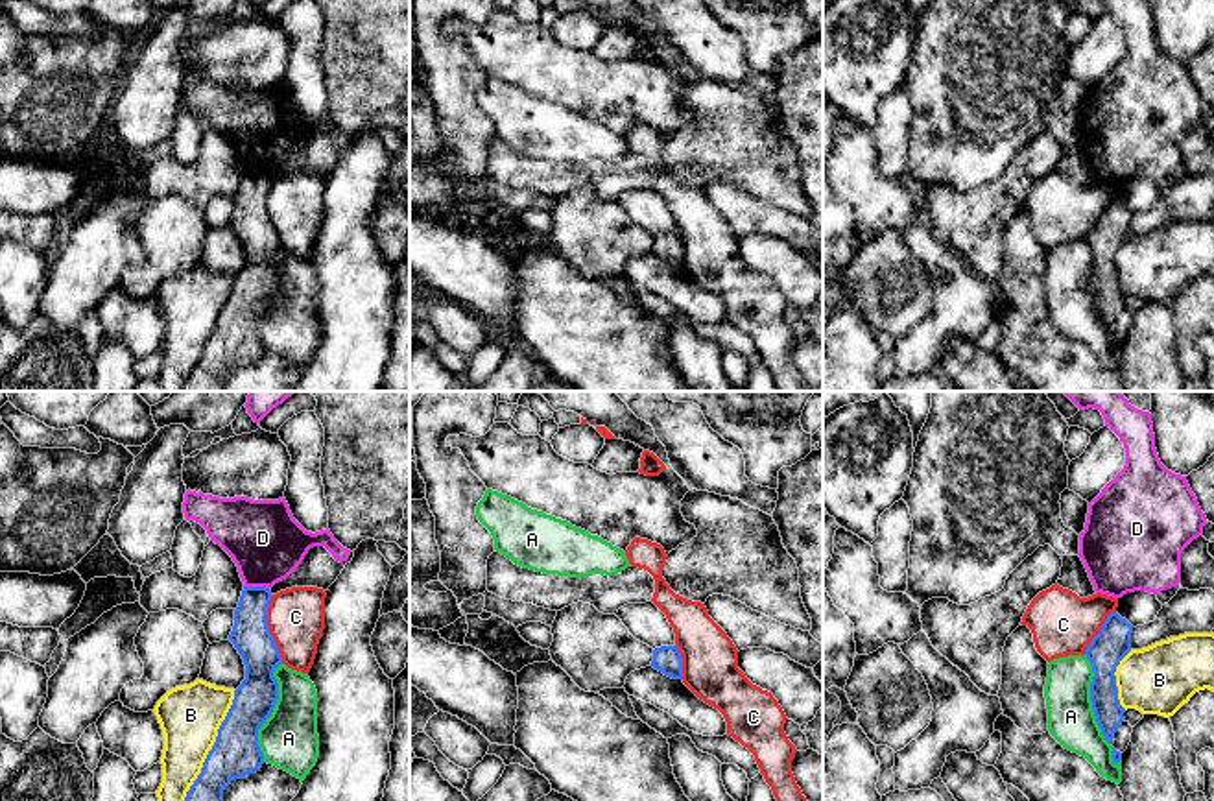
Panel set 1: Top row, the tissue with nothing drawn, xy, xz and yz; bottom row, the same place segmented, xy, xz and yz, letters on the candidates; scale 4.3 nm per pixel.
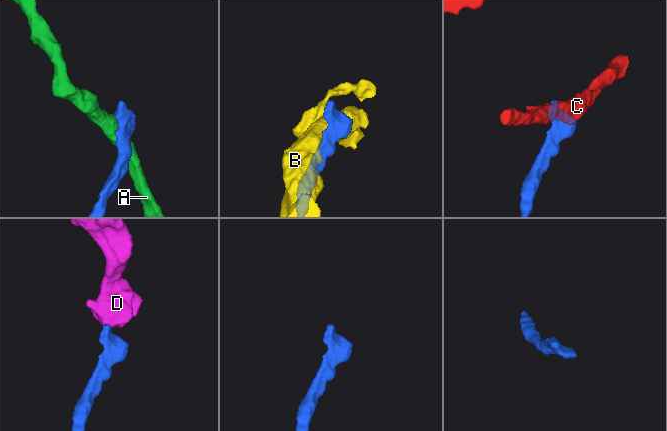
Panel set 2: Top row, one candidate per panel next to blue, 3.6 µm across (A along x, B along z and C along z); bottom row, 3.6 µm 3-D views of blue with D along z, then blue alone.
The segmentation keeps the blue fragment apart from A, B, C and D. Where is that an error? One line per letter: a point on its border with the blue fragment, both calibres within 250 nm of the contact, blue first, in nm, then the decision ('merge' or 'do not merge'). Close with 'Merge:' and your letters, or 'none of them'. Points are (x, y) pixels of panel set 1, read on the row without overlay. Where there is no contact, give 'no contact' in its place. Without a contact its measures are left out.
A: contact xy (272, 298); calibres 200 and 260 nm; do not merge
B: contact xy (213, 334); calibres 200 and 260 nm; do not merge
C: contact xy (268, 216); calibres 170 and 260 nm; do not merge
D: contact xy (257, 174); calibres 170 and 320 nm; do not merge
Merge: none of them

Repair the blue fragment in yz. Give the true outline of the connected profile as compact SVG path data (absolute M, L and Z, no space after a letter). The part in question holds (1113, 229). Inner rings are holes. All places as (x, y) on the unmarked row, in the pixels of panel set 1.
M1111 199L1100 220L1087 233L1085 242L1092 251L1090 288L1101 321L1111 330L1122 312L1125 295L1118 286L1116 253L1131 238L1133 212L1118 199Z

